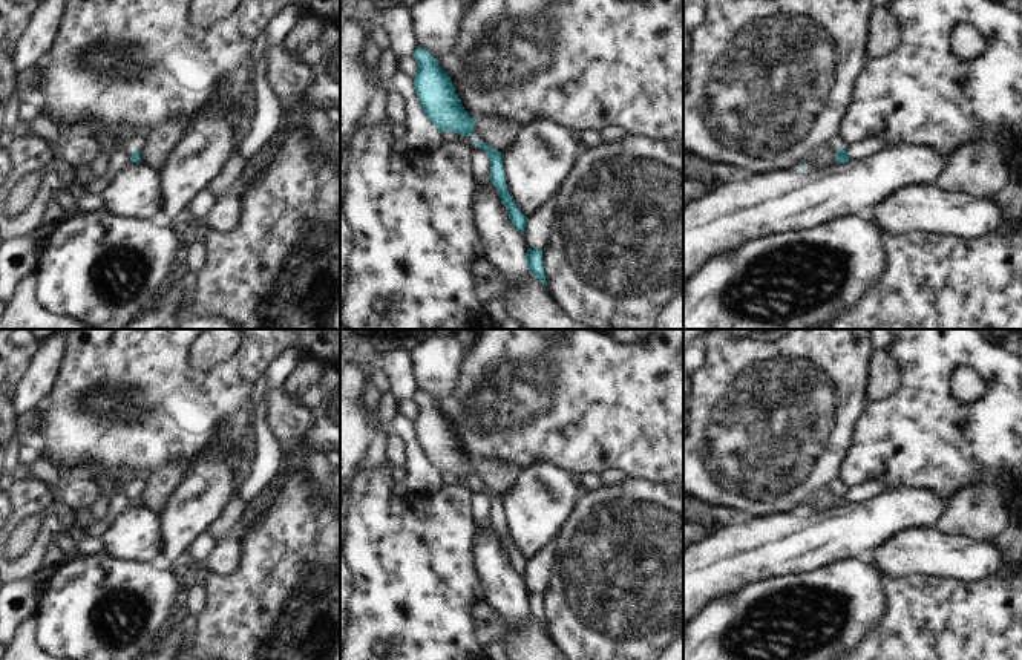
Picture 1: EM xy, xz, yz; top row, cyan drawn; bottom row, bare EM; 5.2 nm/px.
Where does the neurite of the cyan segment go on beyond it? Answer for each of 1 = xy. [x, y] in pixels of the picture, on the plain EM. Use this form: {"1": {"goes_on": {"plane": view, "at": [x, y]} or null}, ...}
{"1": {"goes_on": null}}

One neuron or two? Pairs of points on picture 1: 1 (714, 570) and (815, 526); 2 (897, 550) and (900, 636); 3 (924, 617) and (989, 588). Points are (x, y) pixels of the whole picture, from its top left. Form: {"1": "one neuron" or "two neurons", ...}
{"1": "one neuron", "2": "two neurons", "3": "one neuron"}

